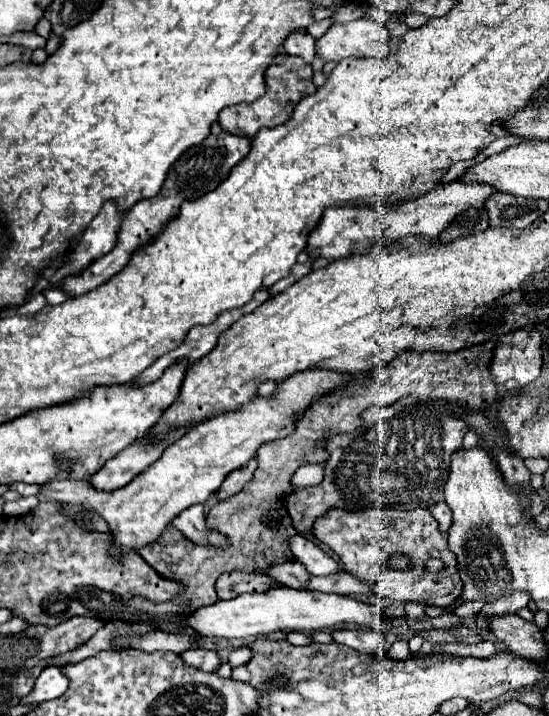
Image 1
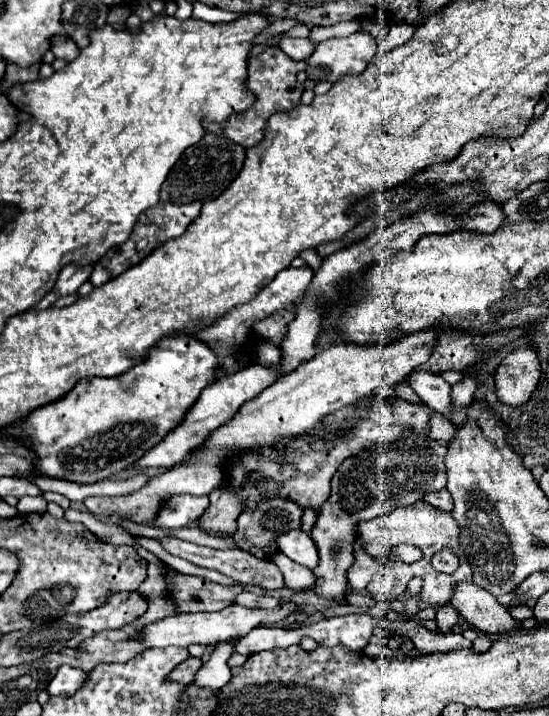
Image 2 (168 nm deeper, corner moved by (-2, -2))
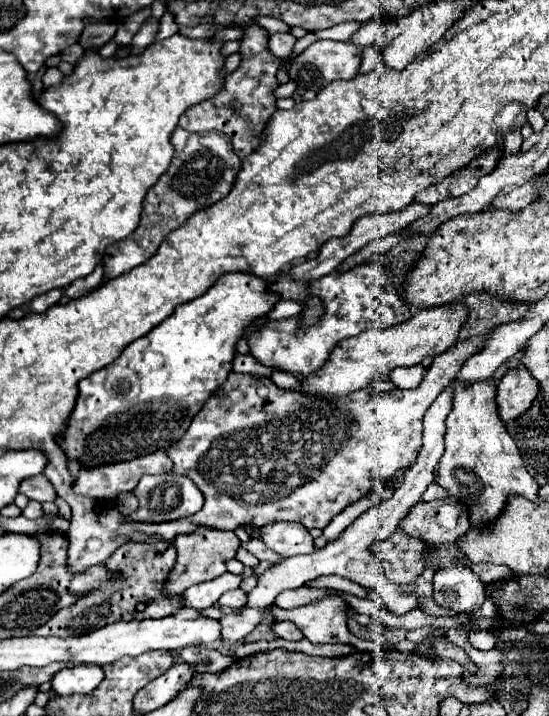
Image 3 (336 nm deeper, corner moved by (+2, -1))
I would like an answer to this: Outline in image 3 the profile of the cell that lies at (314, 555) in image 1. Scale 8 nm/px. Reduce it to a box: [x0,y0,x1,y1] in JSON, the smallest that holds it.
[261,522,313,558]

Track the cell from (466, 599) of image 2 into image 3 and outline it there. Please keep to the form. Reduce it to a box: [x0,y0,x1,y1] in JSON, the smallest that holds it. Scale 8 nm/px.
[433,564,485,612]

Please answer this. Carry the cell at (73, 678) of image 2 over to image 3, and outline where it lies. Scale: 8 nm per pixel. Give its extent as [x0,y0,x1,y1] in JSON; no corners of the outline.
[51,666,105,694]

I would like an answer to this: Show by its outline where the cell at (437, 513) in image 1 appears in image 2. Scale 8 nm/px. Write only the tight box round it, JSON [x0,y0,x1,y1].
[427,489,453,513]

